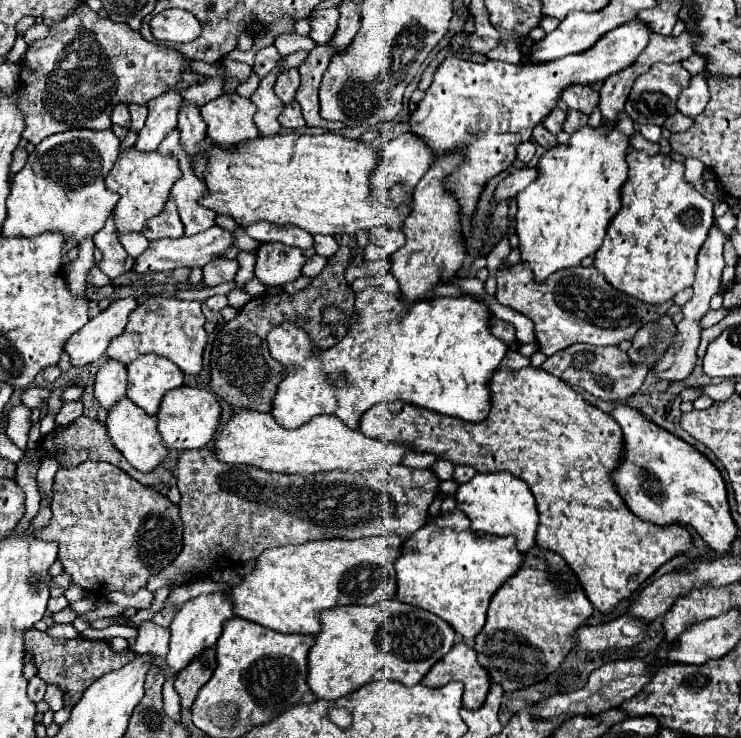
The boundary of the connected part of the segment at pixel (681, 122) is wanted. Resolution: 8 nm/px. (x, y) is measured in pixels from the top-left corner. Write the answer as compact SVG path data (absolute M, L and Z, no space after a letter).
M676 112L676 114L672 114L672 116L664 122L664 126L666 126L670 132L684 132L684 130L688 130L688 128L692 126L692 122L694 122L694 118L690 118L690 116L682 114L682 112Z

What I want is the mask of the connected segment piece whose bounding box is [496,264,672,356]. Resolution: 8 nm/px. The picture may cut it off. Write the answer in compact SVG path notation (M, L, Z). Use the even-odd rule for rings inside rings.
M516 264L510 268L500 266L496 278L498 302L534 322L536 342L540 352L546 356L552 356L576 342L594 346L618 346L622 340L632 340L640 326L666 314L666 310L672 306L672 302L644 304L624 292L618 292L594 266L564 268L554 272L544 284L536 284L532 280L532 272L528 272L526 264Z

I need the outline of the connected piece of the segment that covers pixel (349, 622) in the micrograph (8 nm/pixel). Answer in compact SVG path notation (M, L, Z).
M396 598L376 606L334 606L320 612L320 620L322 632L316 636L316 644L308 656L308 686L316 698L326 702L334 702L374 680L394 680L404 686L416 686L454 646L454 632L448 622Z

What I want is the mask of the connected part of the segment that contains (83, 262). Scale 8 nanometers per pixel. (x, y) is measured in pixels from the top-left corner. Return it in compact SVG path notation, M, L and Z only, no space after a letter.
M86 238L80 244L80 256L72 262L70 270L66 272L66 282L68 282L68 288L72 290L72 294L82 296L86 290L86 272L94 264L94 256L92 256L94 248L96 246L94 246L92 238Z

